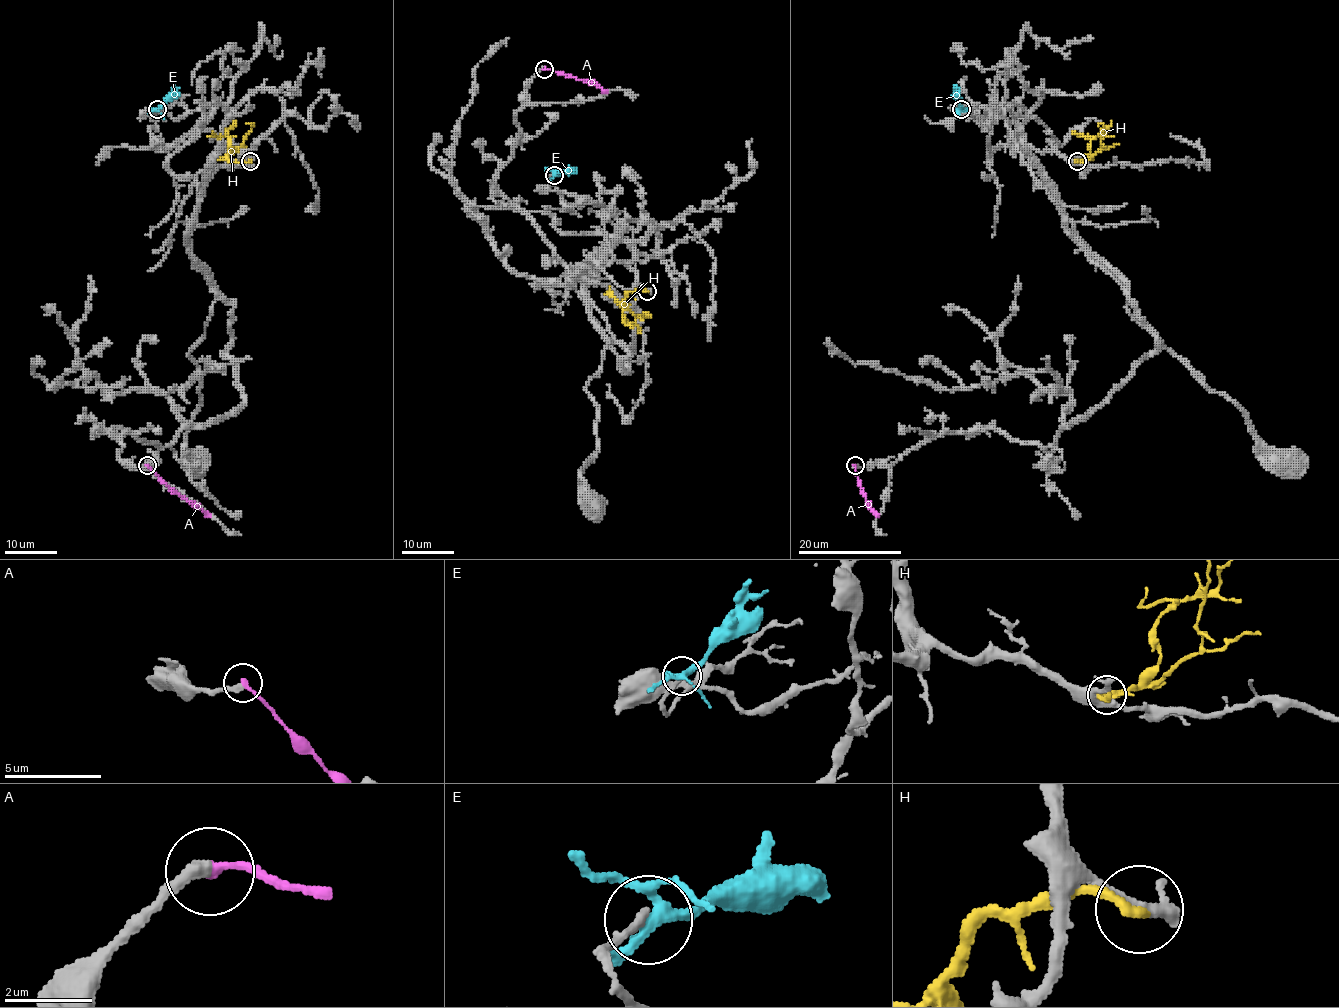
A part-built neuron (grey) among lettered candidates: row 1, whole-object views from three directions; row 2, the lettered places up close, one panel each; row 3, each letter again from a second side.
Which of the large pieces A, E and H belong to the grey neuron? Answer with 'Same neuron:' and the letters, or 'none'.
Same neuron: none

